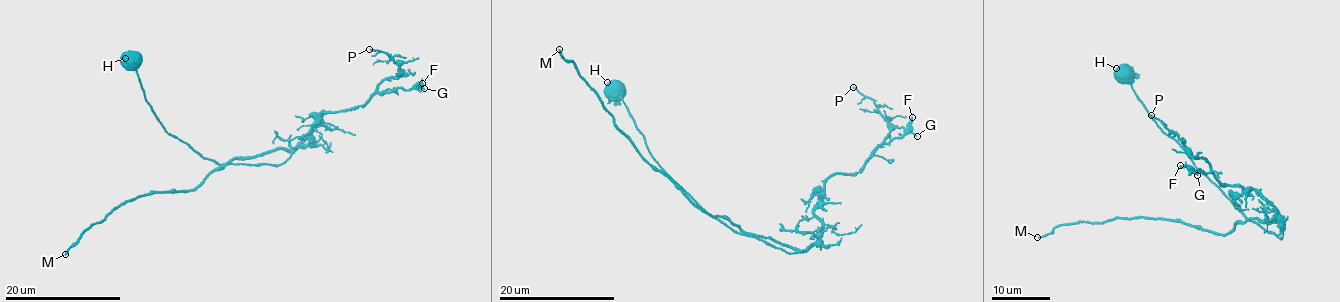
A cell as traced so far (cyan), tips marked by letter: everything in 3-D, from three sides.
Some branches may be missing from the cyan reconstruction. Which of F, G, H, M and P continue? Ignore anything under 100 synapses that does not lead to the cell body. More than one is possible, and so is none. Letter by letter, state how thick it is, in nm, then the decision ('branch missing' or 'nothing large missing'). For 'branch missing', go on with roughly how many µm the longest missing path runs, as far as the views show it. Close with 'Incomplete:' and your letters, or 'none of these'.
F: 180 nm thick; nothing large missing
G: 130 nm thick; nothing large missing
H: 1050 nm thick; nothing large missing
M: 190 nm thick; branch missing; about 70 µm are missing
P: 140 nm thick; nothing large missing
Incomplete: M

